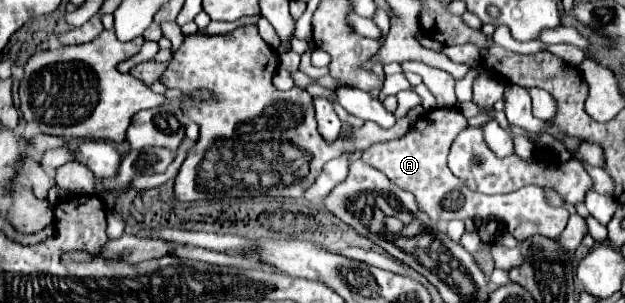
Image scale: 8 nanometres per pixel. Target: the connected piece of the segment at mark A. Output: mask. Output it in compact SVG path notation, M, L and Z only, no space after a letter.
M434 108L422 114L406 136L366 148L362 152L362 160L380 170L398 188L412 192L418 208L426 212L432 220L502 220L504 230L510 230L510 234L518 242L524 242L532 236L560 236L566 228L570 212L566 208L550 206L540 186L524 186L512 194L488 196L472 192L460 178L450 172L450 168L446 166L450 144L466 126L466 118L458 108Z

